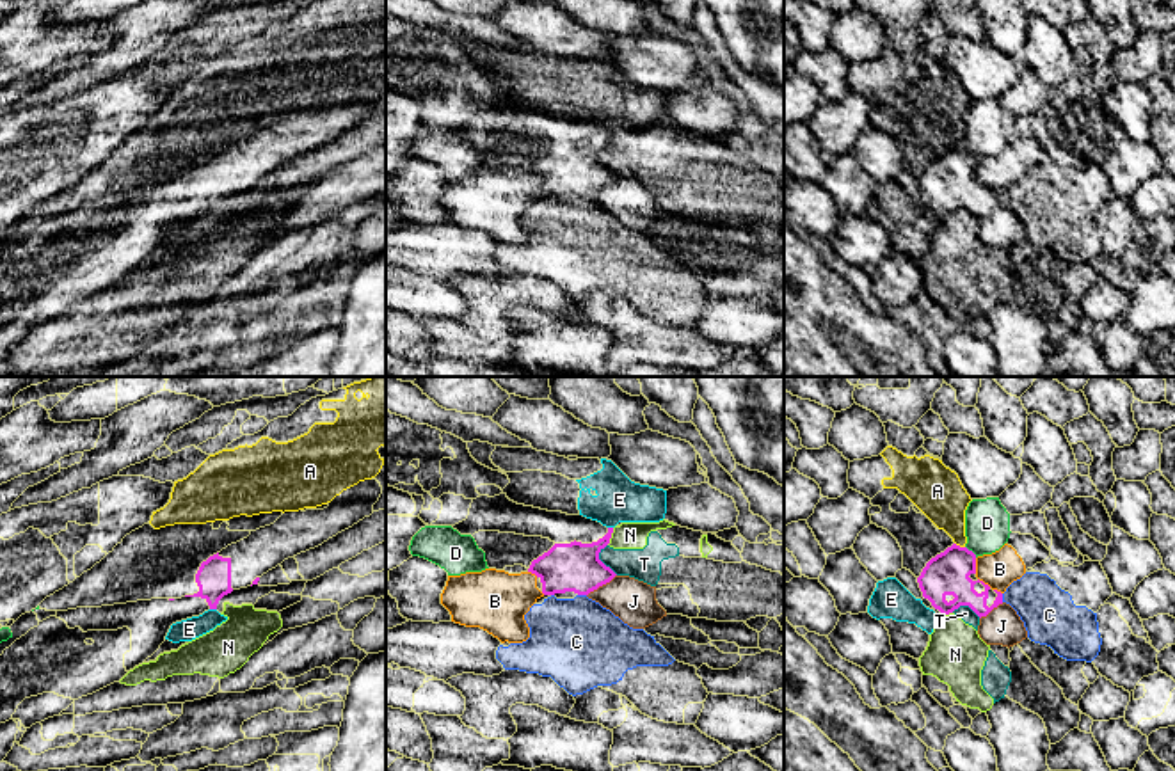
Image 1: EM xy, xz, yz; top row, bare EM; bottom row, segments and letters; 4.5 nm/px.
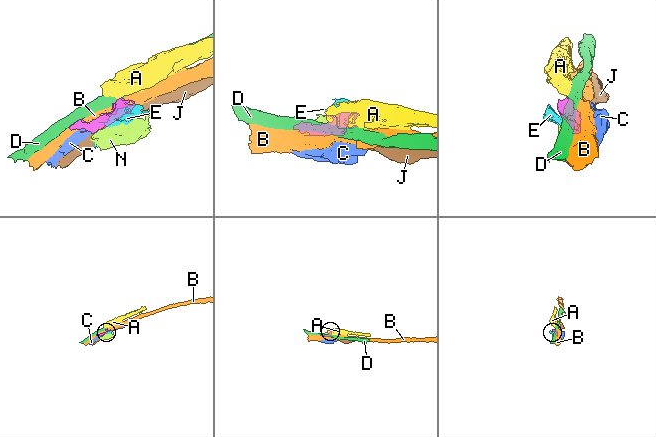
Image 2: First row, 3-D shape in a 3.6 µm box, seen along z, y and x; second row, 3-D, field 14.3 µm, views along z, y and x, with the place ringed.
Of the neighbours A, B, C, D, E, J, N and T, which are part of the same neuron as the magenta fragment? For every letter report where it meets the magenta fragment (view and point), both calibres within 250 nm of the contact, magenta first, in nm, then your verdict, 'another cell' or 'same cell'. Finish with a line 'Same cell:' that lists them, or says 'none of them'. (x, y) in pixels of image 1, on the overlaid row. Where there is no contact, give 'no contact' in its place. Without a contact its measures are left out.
A: yz (959, 546) | 190/220 nm | another cell
B: yz (975, 565) | 190/160 nm | another cell
C: xz (582, 594) | 220/400 nm | another cell
D: yz (971, 551) | 190/200 nm | another cell
E: xy (214, 608) | 160/100 nm | another cell
J: xz (601, 585) | 220/200 nm | another cell
N: xz (610, 537) | 220/130 nm | another cell
T: xz (599, 560) | 220/140 nm | another cell
Same cell: none of them

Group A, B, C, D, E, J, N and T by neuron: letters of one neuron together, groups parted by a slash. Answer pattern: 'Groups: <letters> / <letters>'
Groups: A / B / C / D / E / J / N T

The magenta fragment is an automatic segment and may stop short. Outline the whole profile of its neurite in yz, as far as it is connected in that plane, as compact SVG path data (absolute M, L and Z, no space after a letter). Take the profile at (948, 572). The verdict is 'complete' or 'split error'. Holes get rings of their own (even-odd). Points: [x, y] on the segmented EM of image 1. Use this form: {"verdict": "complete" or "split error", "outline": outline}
{"verdict": "split error", "outline": "M953 544L931 558L917 577L923 604L944 616L969 606L979 618L1003 604L1003 593L976 577L976 554Z"}

